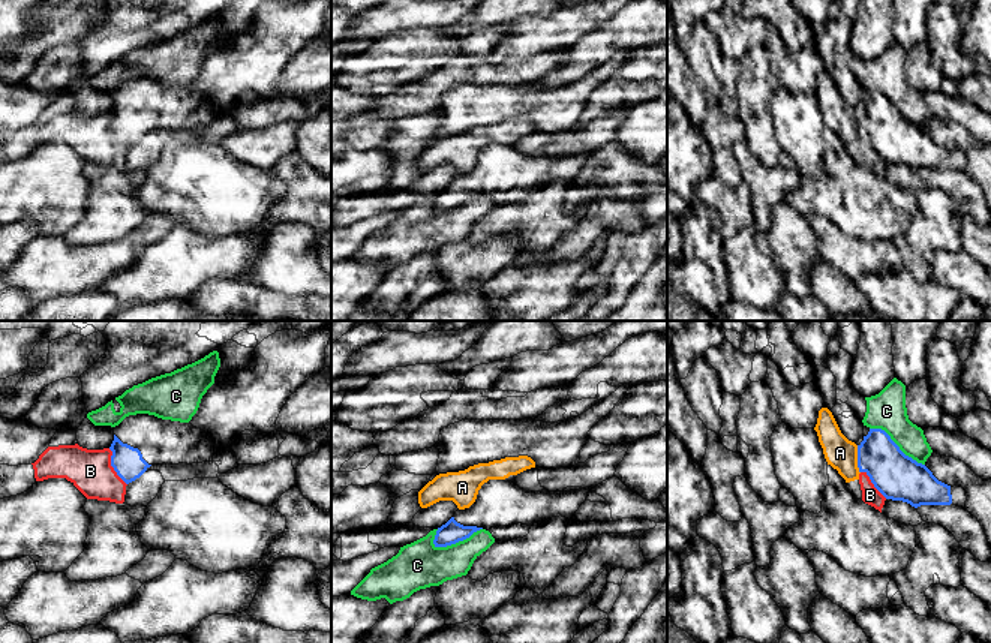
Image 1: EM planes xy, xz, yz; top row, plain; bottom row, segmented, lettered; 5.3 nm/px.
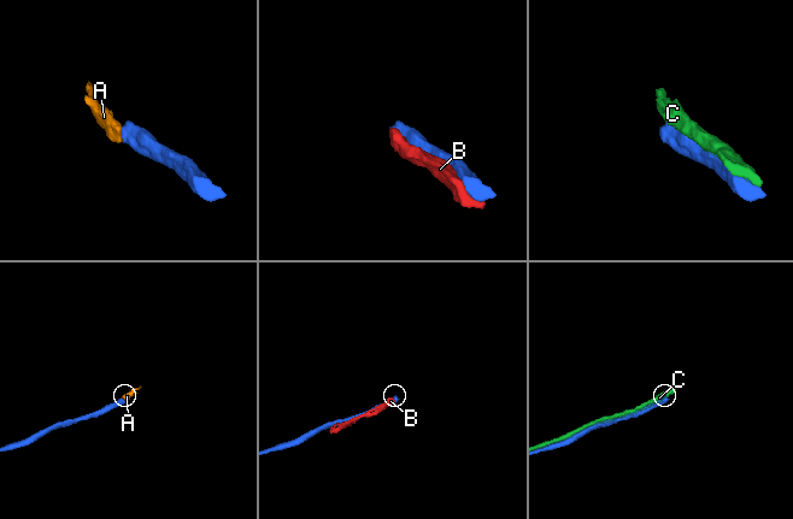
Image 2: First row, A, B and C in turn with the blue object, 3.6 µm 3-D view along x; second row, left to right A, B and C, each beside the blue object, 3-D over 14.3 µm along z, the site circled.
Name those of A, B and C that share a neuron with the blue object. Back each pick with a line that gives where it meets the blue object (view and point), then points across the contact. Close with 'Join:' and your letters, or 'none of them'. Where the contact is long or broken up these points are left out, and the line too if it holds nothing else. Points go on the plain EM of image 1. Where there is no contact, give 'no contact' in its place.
Join: none of them

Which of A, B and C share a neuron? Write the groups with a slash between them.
A B / C

